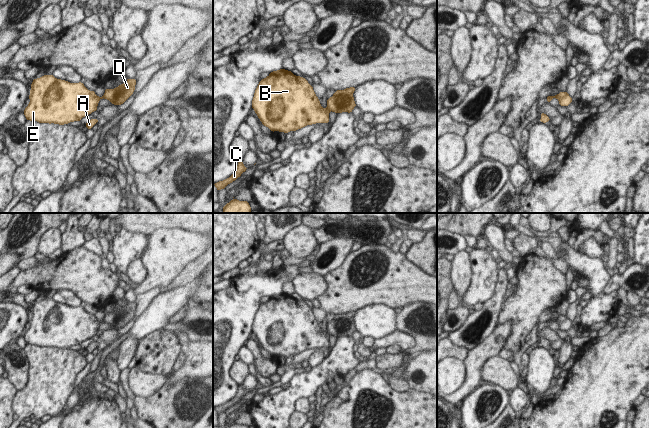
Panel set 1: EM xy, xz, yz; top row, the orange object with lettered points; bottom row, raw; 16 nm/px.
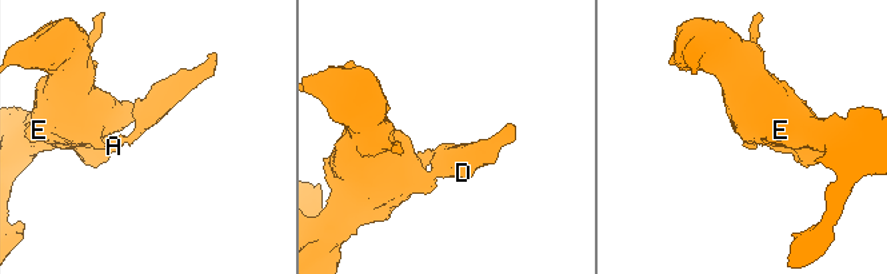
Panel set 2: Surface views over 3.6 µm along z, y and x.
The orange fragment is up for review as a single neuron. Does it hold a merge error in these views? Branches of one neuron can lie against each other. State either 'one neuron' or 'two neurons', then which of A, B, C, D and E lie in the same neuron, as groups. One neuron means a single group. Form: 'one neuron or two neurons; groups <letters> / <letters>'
two neurons; groups A C D / B E

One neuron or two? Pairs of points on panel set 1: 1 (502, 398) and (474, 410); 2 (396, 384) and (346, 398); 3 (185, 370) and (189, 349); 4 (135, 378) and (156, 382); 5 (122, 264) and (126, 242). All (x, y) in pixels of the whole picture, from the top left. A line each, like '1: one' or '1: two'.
1: one
2: two
3: one
4: one
5: one

